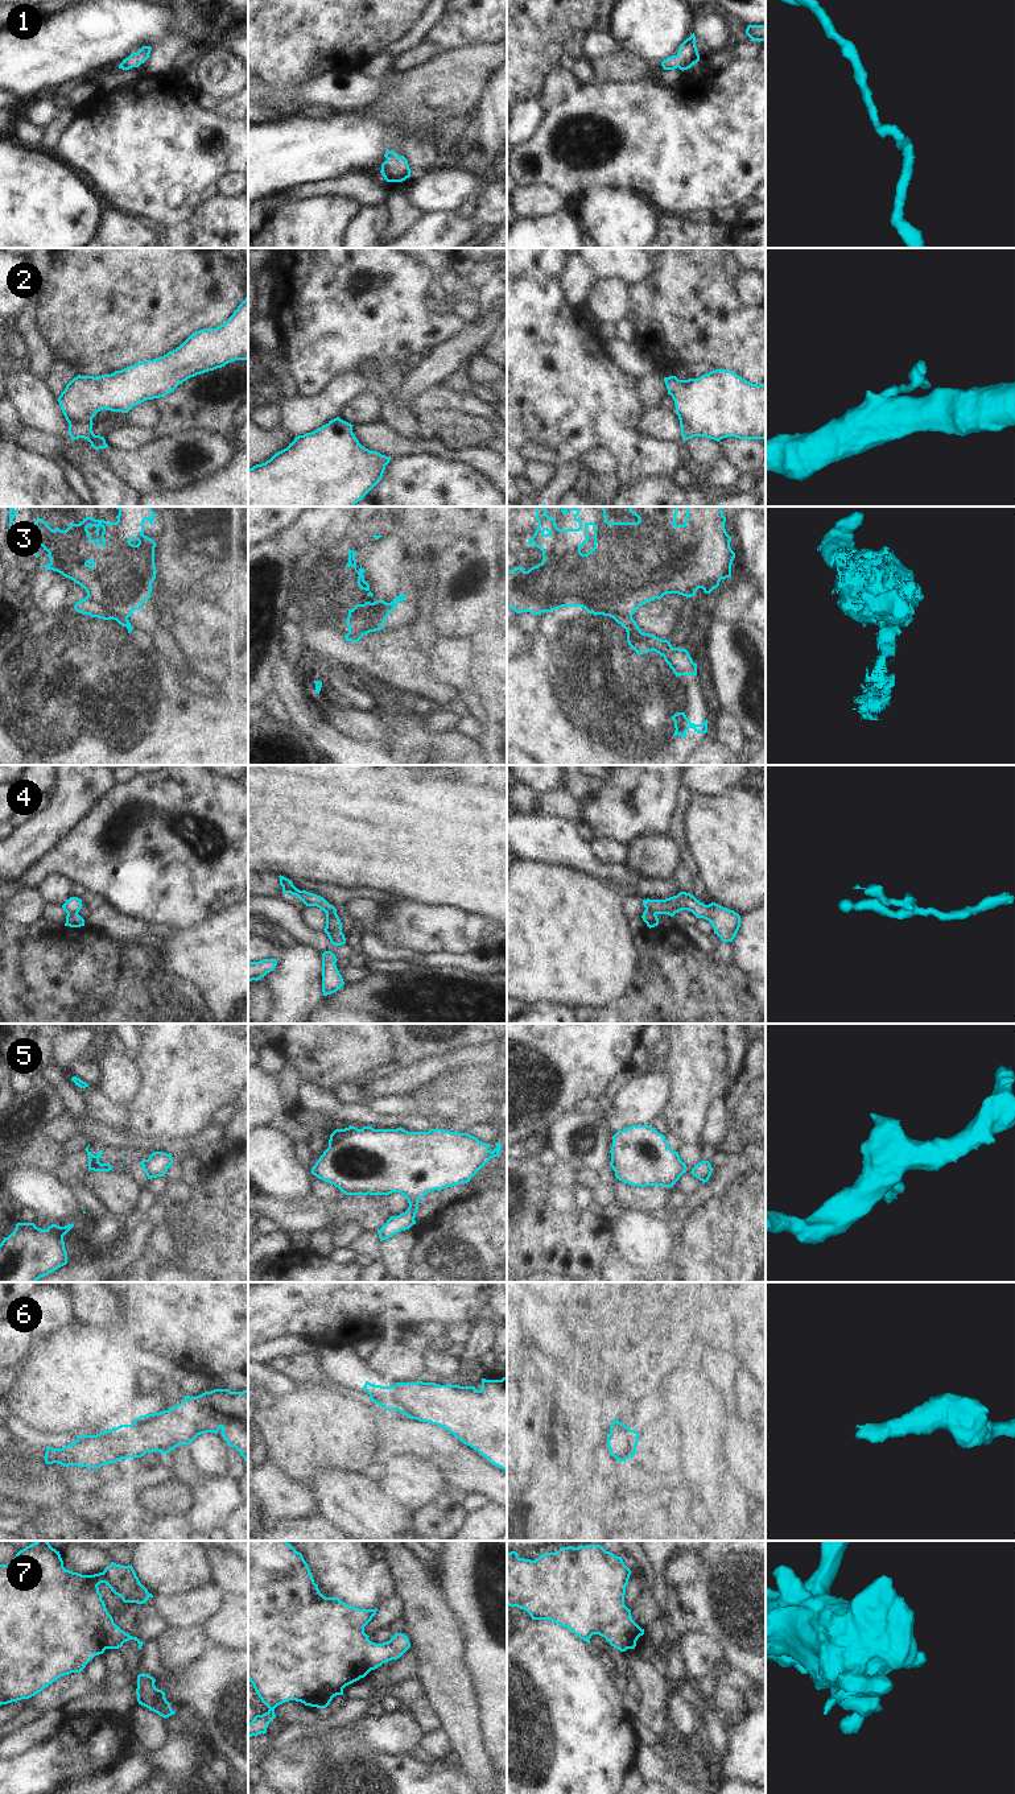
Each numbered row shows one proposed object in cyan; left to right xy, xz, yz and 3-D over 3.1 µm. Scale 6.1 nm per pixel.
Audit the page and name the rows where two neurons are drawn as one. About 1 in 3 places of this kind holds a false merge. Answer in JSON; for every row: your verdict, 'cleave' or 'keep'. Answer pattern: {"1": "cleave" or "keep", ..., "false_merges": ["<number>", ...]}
{"1": "keep", "2": "keep", "3": "cleave", "4": "cleave", "5": "keep", "6": "keep", "7": "keep", "false_merges": ["3", "4"]}

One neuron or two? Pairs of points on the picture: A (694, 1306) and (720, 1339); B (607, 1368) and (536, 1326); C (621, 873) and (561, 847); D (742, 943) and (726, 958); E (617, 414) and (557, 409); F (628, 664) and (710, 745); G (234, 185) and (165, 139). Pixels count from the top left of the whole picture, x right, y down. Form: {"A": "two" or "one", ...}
{"A": "one", "B": "one", "C": "one", "D": "two", "E": "one", "F": "two", "G": "two"}

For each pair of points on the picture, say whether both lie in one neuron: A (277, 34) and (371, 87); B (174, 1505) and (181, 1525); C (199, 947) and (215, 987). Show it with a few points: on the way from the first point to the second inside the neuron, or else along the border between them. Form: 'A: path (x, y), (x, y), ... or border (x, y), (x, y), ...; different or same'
A: border (358, 70), (338, 70), (312, 79); different
B: border (186, 1515), (149, 1517); different
C: path (209, 957), (215, 963), (215, 978); same

